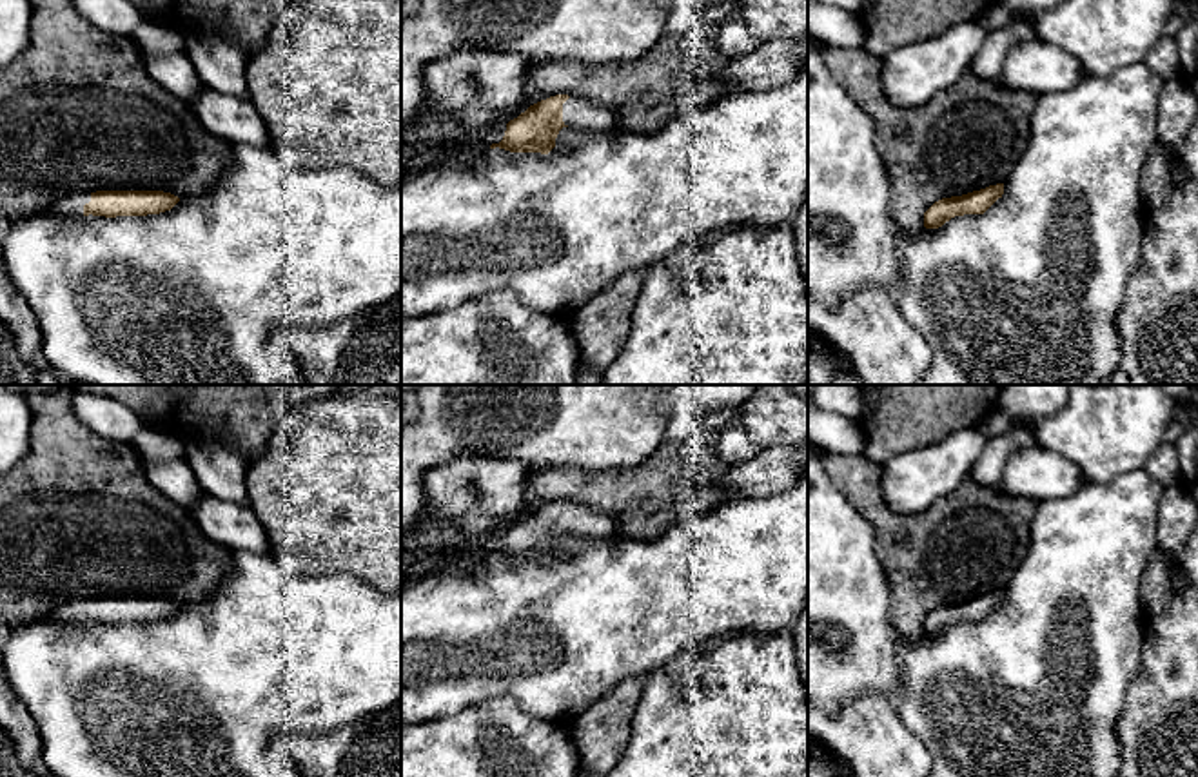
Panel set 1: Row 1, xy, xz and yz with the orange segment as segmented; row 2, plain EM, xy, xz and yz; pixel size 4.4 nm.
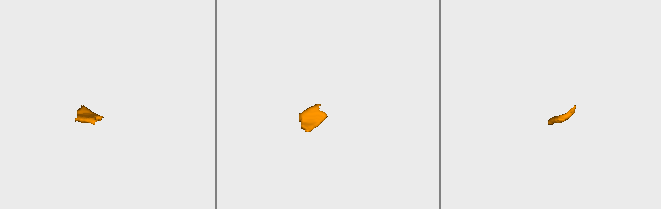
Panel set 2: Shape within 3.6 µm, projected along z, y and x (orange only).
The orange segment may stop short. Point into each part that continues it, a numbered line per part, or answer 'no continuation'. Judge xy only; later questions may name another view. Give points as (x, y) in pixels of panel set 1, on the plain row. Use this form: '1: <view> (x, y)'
1: xy (71, 612)

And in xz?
1: xz (578, 520)

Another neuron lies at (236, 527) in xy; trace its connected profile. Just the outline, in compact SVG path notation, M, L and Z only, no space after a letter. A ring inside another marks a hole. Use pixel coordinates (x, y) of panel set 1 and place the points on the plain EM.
M203 494L187 510L207 537L231 552L272 556L267 532L249 505Z

